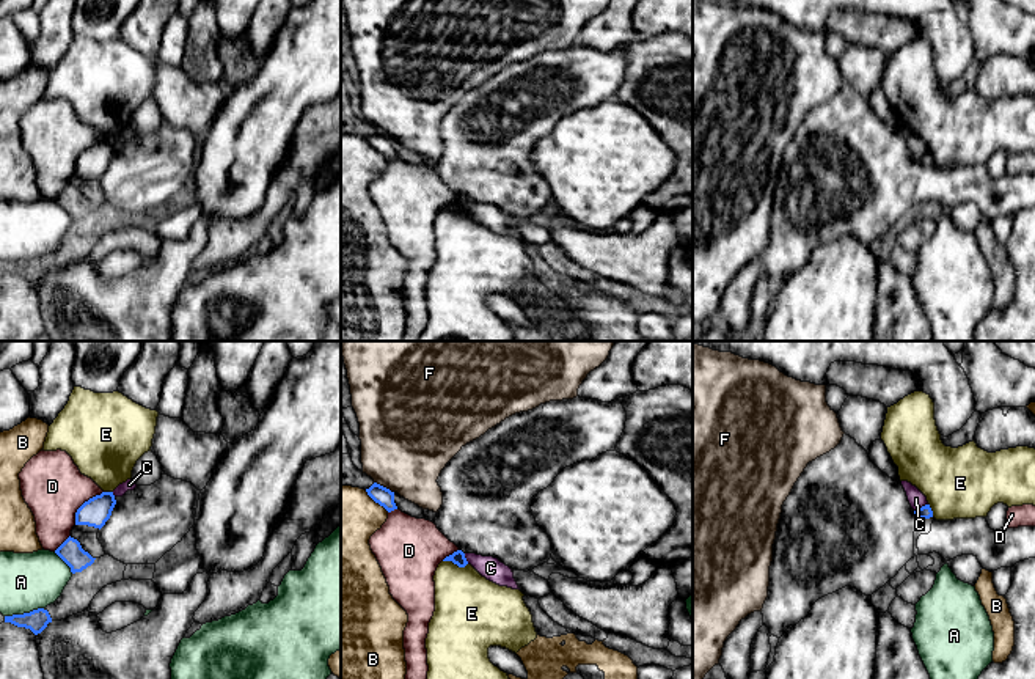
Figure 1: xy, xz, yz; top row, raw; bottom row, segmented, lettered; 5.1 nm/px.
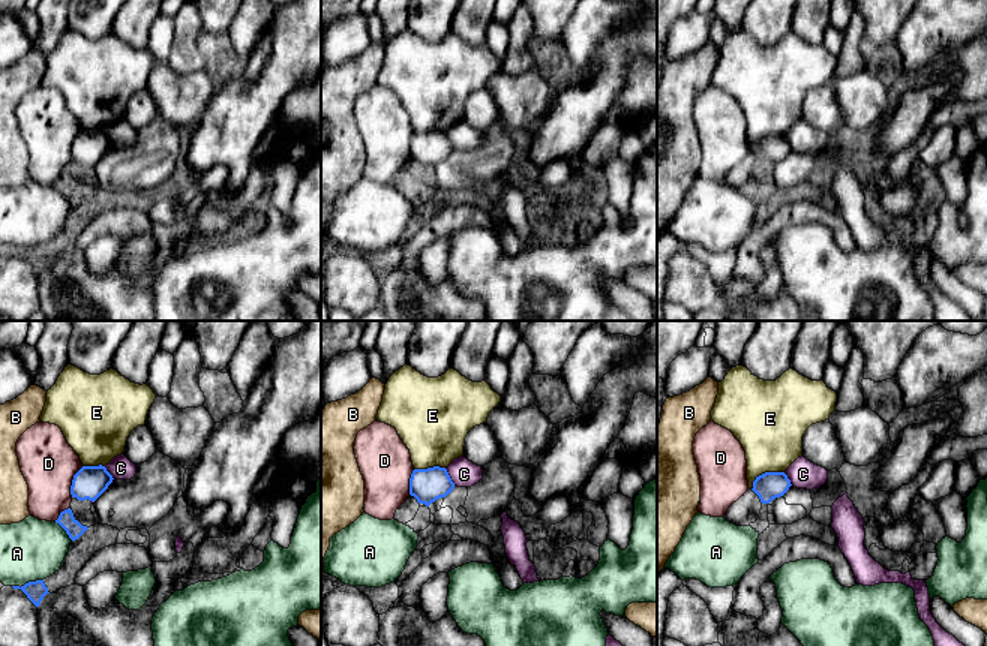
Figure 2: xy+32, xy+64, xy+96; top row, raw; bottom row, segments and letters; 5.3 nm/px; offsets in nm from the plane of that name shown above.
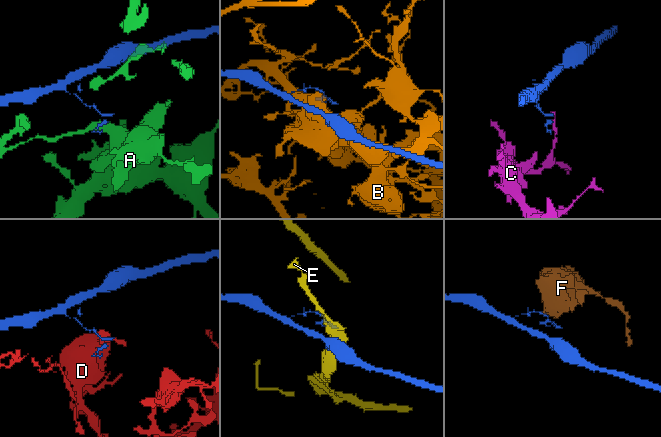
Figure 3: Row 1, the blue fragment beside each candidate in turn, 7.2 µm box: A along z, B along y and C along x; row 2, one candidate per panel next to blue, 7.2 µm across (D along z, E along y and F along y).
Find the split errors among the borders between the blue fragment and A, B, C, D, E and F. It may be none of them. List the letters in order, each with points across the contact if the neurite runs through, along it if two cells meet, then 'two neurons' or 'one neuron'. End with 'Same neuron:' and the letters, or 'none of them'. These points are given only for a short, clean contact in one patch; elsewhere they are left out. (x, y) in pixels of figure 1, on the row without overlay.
A: two neurons
B: two neurons
C: along yz (927, 151), (914, 159) | two neurons
D: two neurons
E: along xz (443, 208), (451, 208), (459, 214), (467, 212) | two neurons
F: along xz (374, 129), (393, 140) | two neurons
Same neuron: none of them

